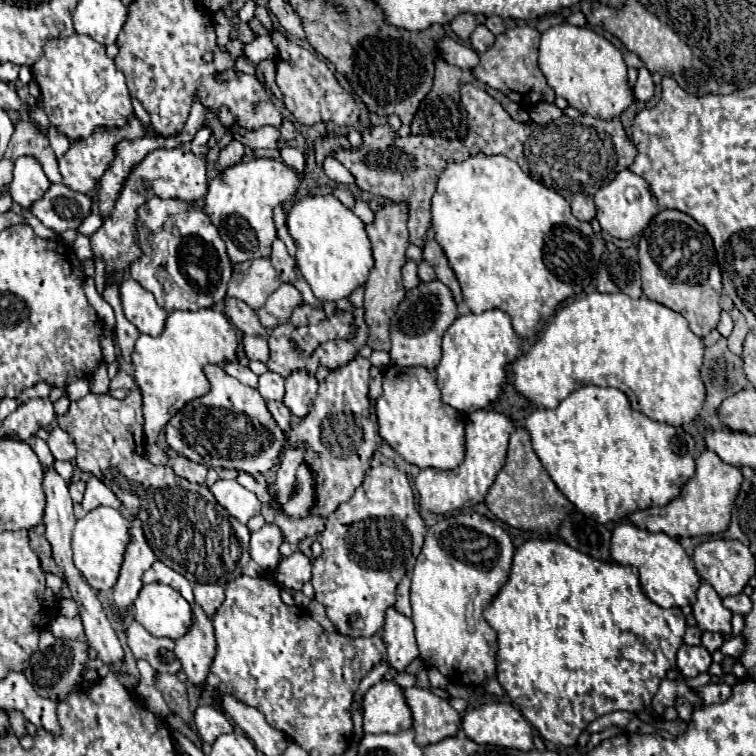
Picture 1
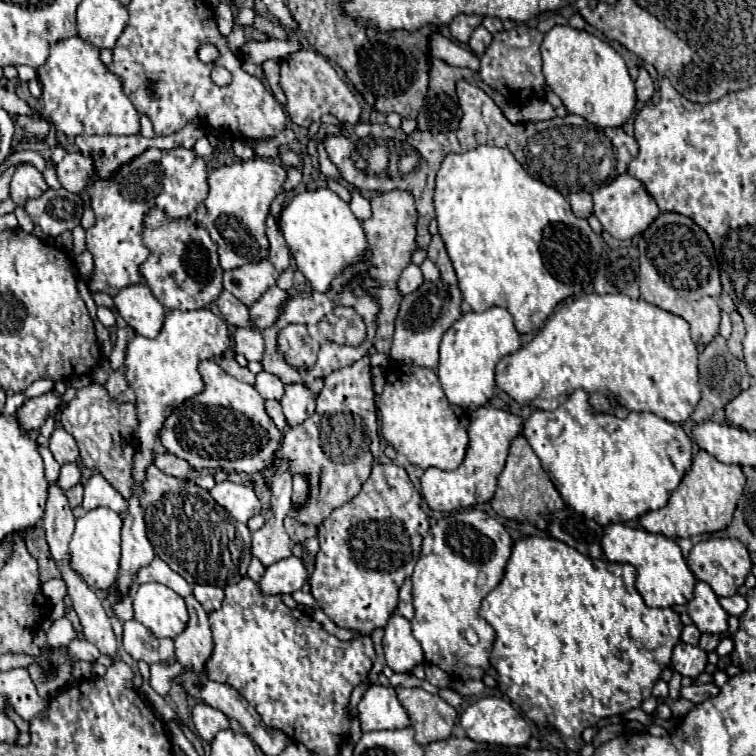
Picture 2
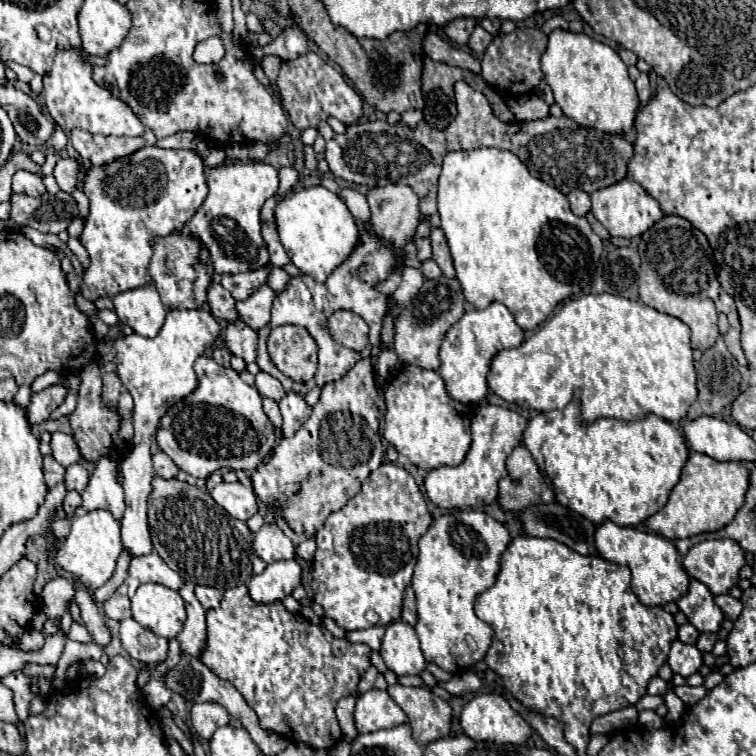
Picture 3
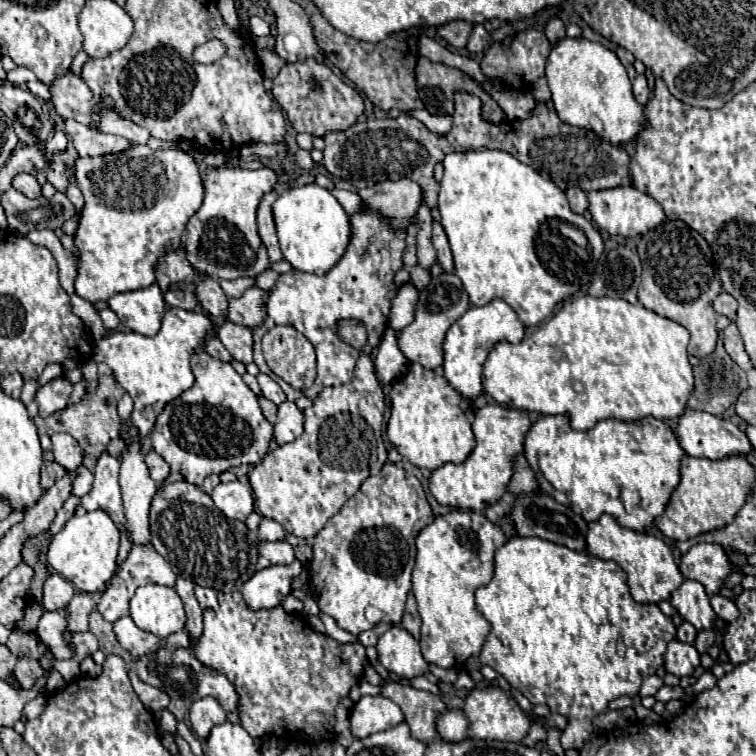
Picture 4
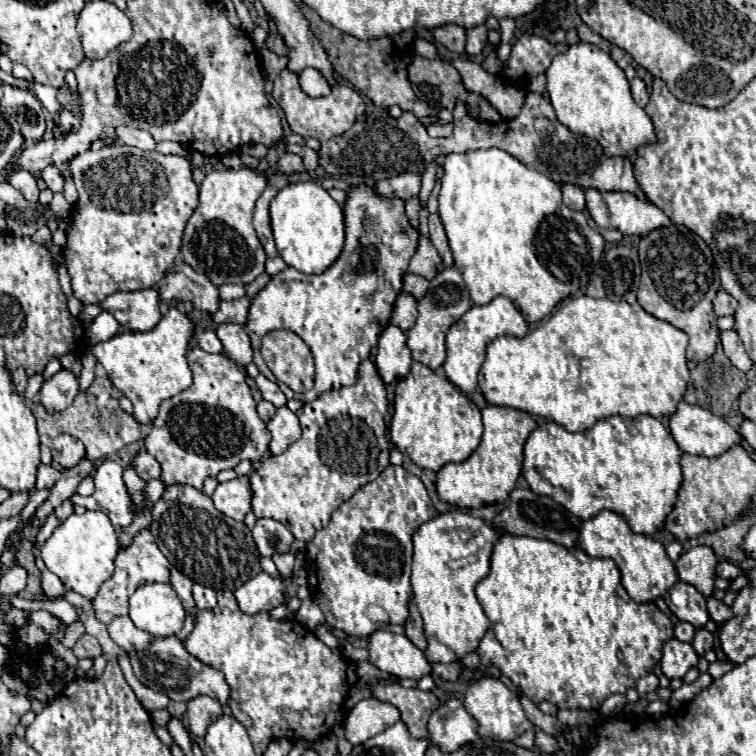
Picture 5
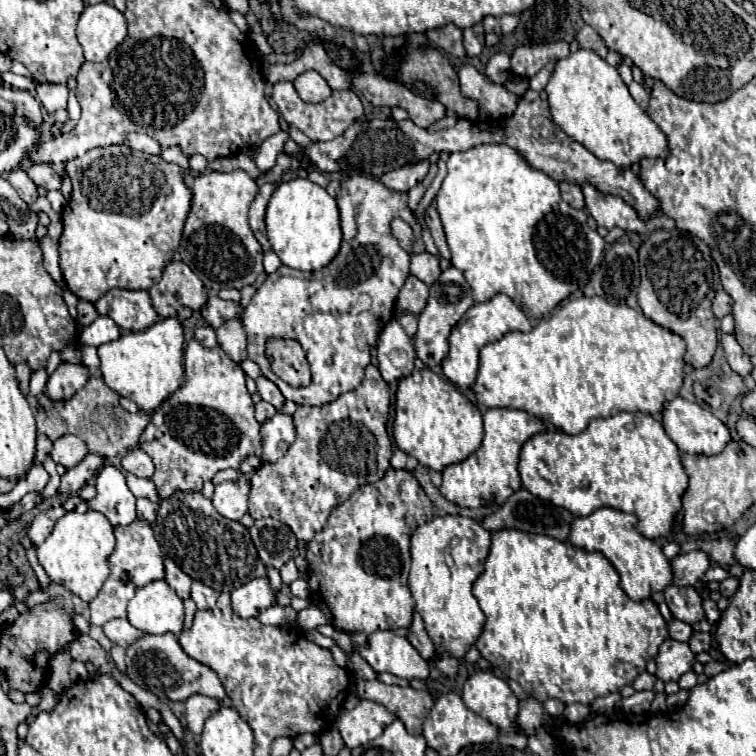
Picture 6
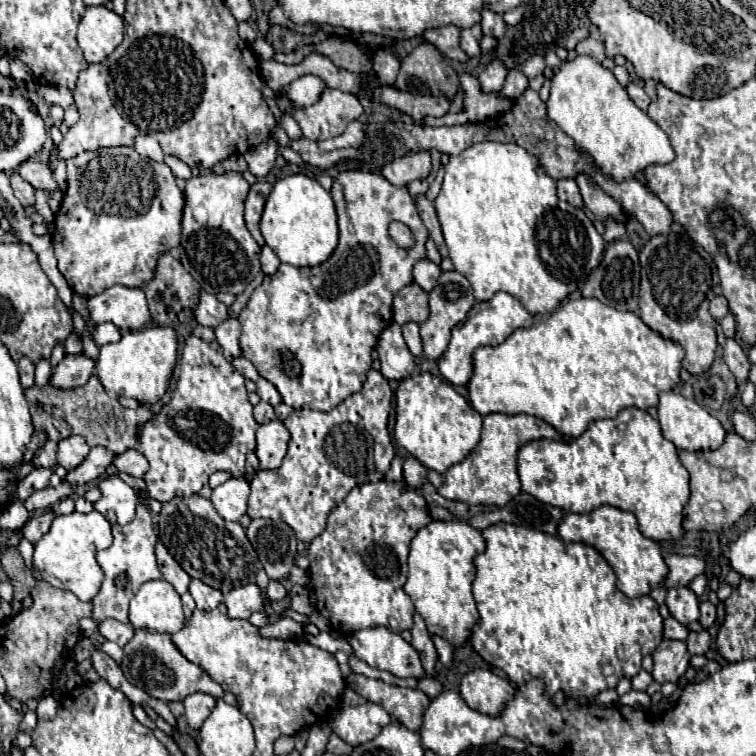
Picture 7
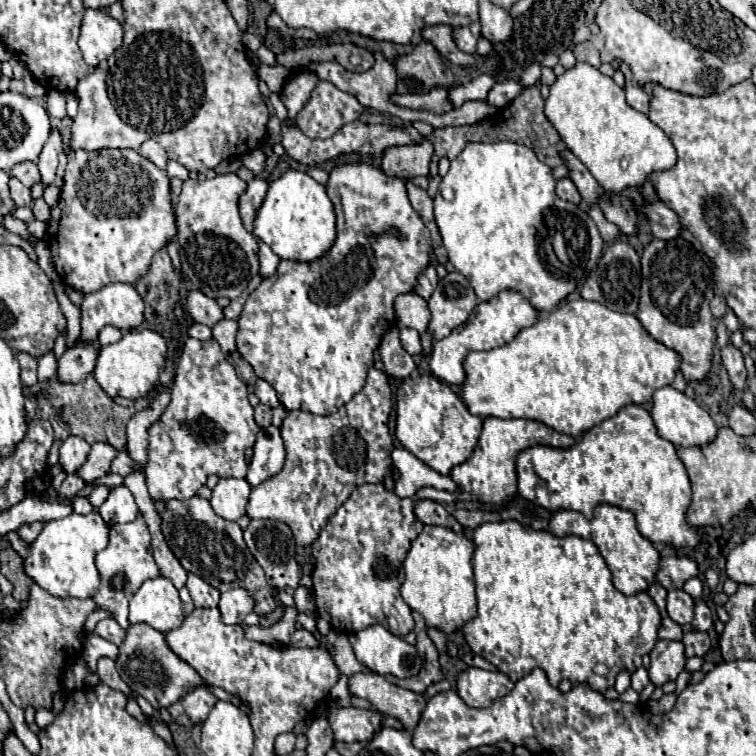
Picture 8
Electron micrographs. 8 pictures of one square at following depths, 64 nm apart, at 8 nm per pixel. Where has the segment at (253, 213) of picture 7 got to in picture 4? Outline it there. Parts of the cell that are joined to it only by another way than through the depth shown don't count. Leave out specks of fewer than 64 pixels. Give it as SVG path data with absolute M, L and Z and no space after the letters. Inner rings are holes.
M270 192L262 198L262 202L258 206L258 234L264 242L264 246L268 248L270 262L282 260L282 252L280 252L278 238L276 238L276 226L274 226L274 218L272 218L272 204L276 198L278 198L278 194Z

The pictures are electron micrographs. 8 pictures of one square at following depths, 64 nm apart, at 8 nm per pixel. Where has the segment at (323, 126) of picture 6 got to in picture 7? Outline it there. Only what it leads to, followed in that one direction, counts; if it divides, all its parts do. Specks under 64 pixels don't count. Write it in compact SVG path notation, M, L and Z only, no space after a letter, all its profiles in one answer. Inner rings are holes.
M328 88L322 98L306 108L298 108L286 94L276 92L276 104L282 112L290 114L302 128L304 138L308 140L328 140L344 132L344 128L358 120L362 114L362 104L358 96Z

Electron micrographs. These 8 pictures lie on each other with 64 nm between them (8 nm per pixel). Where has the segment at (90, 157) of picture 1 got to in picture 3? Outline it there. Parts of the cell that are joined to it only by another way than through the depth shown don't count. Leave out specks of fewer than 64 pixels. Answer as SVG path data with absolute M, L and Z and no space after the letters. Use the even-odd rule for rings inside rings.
M70 156L62 158L54 168L54 178L56 178L60 190L72 192L80 182L78 180L80 172L82 172L82 166L80 166L80 162L76 158L70 158Z

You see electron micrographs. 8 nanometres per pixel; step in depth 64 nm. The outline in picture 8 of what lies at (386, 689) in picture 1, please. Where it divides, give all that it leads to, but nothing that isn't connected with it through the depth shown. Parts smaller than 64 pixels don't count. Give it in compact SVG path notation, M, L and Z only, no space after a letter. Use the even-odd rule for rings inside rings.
M334 708L328 722L334 730L334 740L368 742L376 732L380 732L384 714L364 708Z

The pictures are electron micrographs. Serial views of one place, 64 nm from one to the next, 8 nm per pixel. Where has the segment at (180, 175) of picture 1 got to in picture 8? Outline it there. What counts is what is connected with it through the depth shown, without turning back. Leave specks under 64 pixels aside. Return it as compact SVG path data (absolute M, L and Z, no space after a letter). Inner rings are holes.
M130 148L100 150L100 152L76 150L68 154L64 186L58 204L52 208L46 240L56 242L58 260L54 260L54 264L62 282L82 294L96 292L114 282L136 284L136 280L148 272L152 256L168 242L176 240L174 202L166 170L156 168L156 164L142 158L136 150Z

